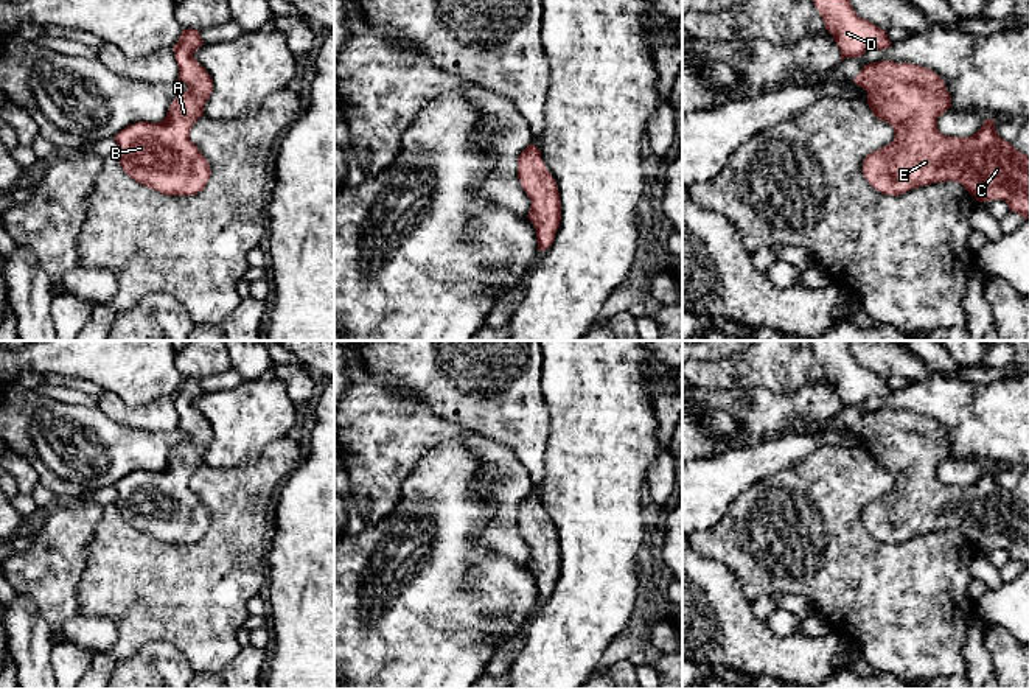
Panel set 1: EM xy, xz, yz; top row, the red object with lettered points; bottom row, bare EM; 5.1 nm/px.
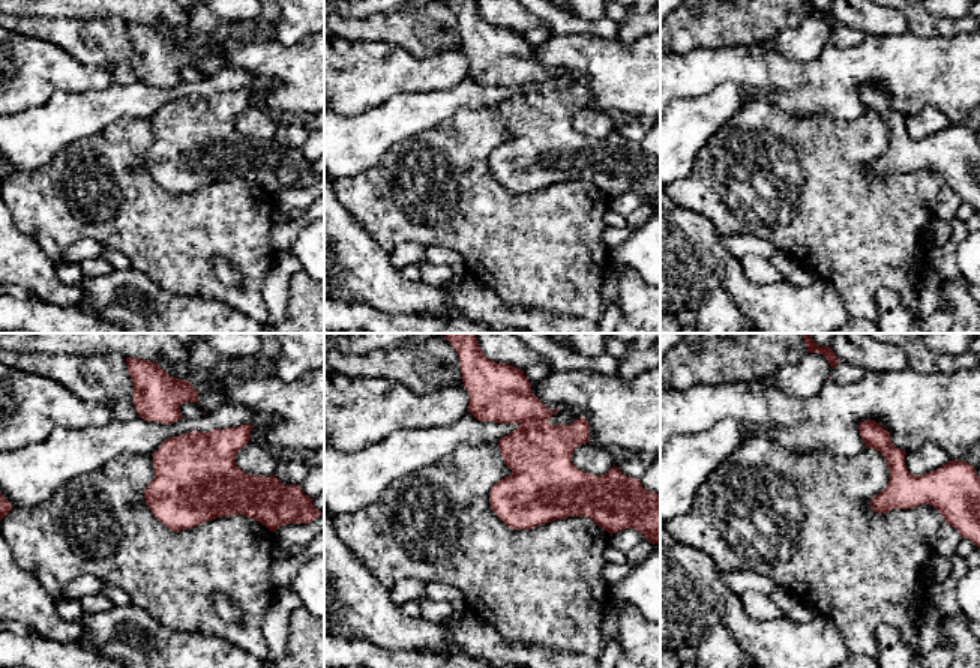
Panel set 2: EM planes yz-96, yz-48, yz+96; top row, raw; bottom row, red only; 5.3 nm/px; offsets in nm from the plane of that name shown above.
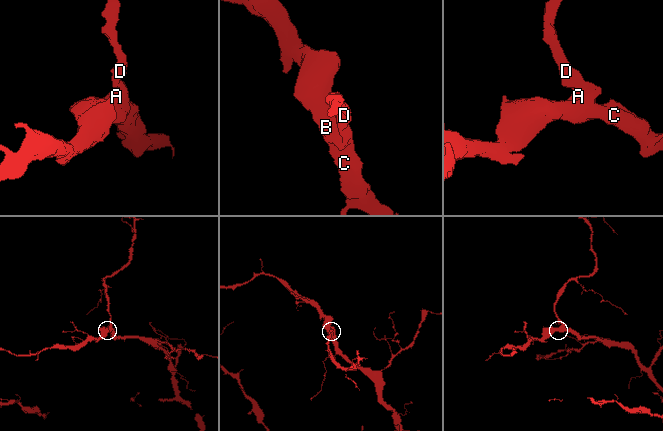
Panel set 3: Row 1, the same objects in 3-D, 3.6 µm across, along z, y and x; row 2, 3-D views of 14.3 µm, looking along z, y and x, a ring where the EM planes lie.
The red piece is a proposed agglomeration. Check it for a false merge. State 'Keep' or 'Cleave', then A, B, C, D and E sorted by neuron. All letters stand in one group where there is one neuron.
Keep. Groups: A B C D E

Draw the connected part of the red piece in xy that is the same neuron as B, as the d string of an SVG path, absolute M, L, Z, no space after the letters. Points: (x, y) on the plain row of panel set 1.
M197 378L182 379L173 398L179 414L177 429L188 434L187 440L173 448L162 470L138 470L113 485L123 519L166 544L197 543L211 524L208 509L190 488L190 479L204 463L213 440L211 425L193 404L202 393Z

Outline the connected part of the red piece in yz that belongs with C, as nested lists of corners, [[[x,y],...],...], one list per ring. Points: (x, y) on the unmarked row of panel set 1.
[[[878,409],[853,426],[867,440],[872,462],[892,474],[894,488],[863,509],[866,529],[883,543],[898,544],[936,530],[959,530],[979,551],[1001,547],[1010,560],[1029,568],[1029,504],[1003,488],[995,468],[987,467],[970,485],[950,485],[937,477],[937,467],[951,456],[951,443],[937,421],[909,411]]]

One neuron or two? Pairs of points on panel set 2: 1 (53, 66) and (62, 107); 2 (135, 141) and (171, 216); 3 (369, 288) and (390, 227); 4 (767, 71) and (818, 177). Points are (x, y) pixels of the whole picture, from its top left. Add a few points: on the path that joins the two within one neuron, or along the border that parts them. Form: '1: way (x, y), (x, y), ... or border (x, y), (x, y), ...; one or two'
1: border (93, 90), (56, 92), (42, 104), (27, 110); two
2: way (122, 161), (122, 170), (152, 200); one
3: border (359, 222), (389, 254); two
4: border (751, 101), (766, 101), (784, 110), (820, 116); two

